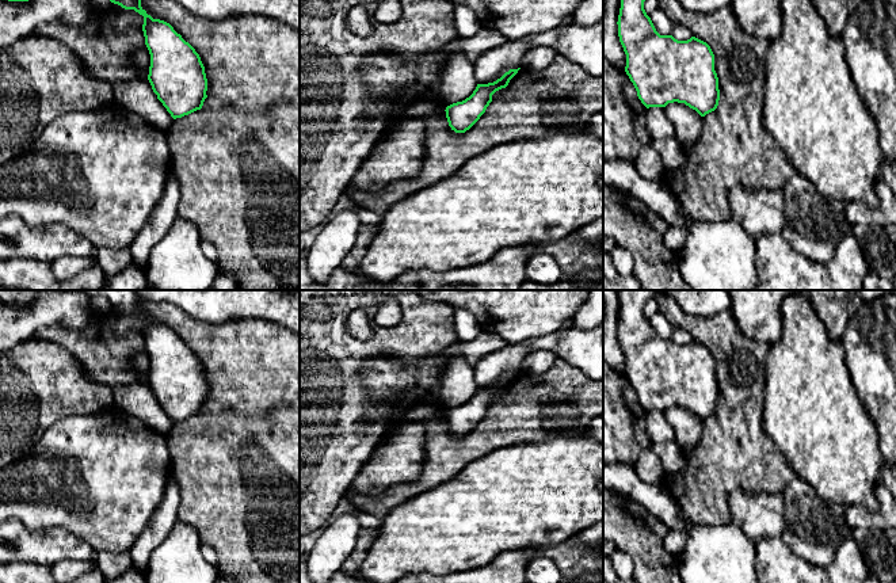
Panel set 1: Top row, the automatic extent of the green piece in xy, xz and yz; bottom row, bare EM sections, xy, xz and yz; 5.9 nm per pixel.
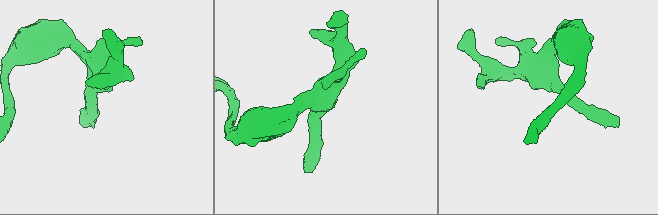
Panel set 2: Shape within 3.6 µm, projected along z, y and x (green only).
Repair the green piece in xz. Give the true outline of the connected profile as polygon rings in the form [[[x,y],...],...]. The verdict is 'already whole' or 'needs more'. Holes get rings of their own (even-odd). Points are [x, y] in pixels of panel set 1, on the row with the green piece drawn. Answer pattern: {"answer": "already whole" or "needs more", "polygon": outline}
{"answer": "already whole", "polygon": [[[521,68],[510,69],[493,83],[477,84],[469,98],[447,106],[445,111],[451,130],[455,133],[465,133],[469,130],[485,113],[487,107],[492,102],[492,95],[496,91],[506,88],[519,69]]]}

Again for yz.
{"answer": "already whole", "polygon": [[[621,0],[618,37],[626,54],[625,72],[633,83],[641,103],[649,107],[666,107],[668,103],[685,103],[701,117],[714,111],[720,100],[718,77],[714,71],[714,54],[710,46],[691,37],[678,41],[672,35],[660,35],[644,9],[645,0]]]}

